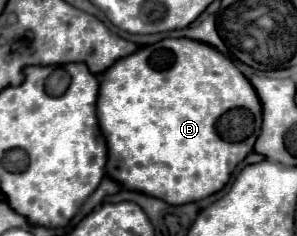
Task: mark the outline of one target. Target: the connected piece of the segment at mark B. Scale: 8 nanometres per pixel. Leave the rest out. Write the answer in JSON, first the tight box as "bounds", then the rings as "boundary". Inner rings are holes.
{"bounds":[98,38,262,206],"boundary":[[[164,38],[120,58],[100,76],[98,124],[108,142],[108,176],[130,190],[176,206],[198,202],[226,186],[232,170],[254,148],[262,104],[244,74],[214,46],[190,38]]]}

